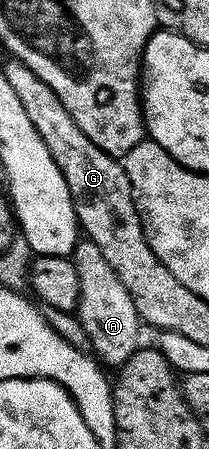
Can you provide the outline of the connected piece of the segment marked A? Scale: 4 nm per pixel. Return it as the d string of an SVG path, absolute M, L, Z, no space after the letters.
M81 239L70 259L78 274L78 302L74 315L86 334L87 347L101 365L119 366L126 363L141 343L140 328L142 329L140 315L138 310L134 310L134 302L130 298L130 290L122 286L118 274L110 270L110 262L102 258L98 246L94 246L92 240Z

